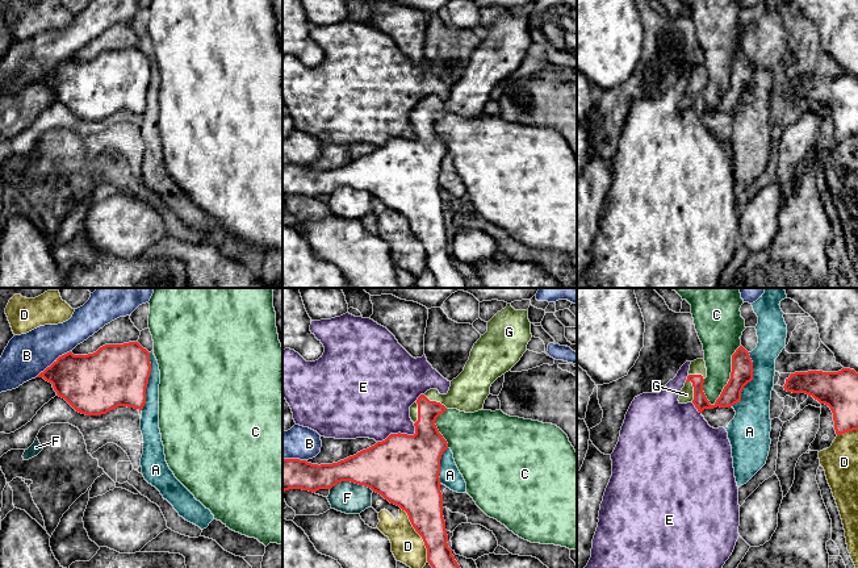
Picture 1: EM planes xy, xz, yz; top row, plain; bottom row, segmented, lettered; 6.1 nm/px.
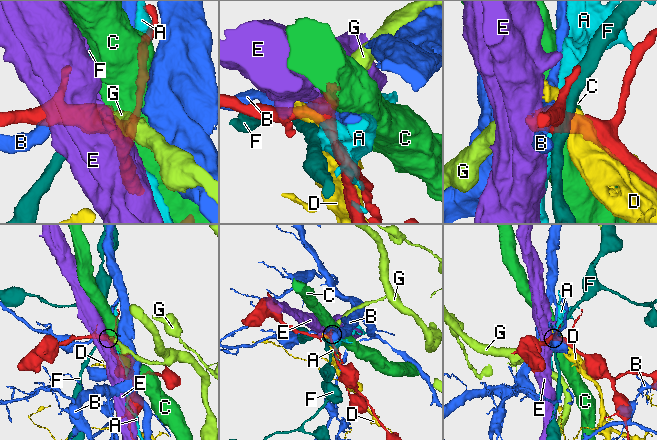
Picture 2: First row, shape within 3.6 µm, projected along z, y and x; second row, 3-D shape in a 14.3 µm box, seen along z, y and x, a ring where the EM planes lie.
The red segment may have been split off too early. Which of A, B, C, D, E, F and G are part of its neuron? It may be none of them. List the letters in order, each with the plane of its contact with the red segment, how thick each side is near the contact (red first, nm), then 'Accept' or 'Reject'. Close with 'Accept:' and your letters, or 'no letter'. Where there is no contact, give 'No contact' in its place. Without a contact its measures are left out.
A: Touches red in yz. Thickness 130 nm (red) against 220 nm. Reject
B: Touches red in xy. Thickness 360 nm (red) against 260 nm. Reject
C: Touches red in yz. Thickness 130 nm (red) against 240 nm. Reject
D: Touches red in xz. Thickness 280 nm (red) against 200 nm. Reject
E: Touches red in xz. Thickness 420 nm (red) against 460 nm. Reject
F: Touches red in xz. Thickness 340 nm (red) against 190 nm. Reject
G: Touches red in yz. Thickness 120 nm (red) against 90 nm. Accept
Accept: G

